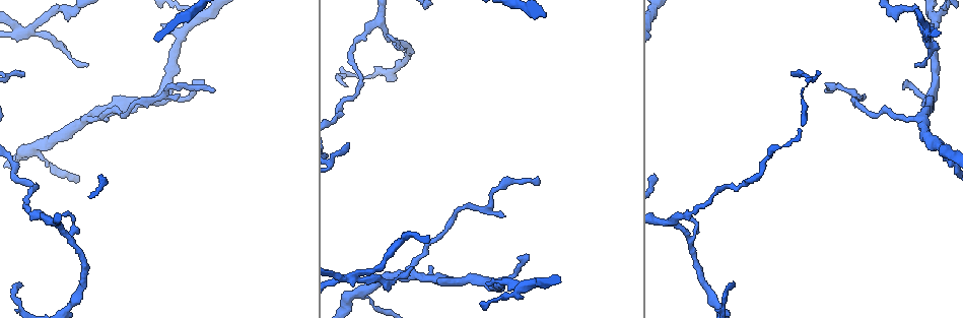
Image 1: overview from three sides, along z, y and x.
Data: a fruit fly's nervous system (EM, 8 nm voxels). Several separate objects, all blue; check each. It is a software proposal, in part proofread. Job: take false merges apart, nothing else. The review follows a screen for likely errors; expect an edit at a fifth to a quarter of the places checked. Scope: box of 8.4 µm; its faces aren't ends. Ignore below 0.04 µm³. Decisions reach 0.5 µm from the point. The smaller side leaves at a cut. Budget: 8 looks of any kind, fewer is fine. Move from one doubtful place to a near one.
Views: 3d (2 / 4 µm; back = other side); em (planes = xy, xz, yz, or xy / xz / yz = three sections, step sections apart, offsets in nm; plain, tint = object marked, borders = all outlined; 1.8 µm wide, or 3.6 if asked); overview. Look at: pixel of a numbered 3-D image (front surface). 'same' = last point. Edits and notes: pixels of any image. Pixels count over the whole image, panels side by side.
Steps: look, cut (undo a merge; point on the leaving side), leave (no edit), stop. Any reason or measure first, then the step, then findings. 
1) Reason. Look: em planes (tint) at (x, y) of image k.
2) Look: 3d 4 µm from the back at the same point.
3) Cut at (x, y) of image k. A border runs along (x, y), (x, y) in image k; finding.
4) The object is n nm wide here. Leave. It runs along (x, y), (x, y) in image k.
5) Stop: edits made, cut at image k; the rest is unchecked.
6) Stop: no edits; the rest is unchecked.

Arms part here. Look: 3d 4 µm at (411, 274) of image 1.

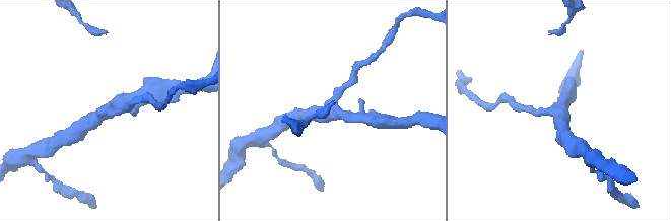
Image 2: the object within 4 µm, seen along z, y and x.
3 arms meet here; shape alone is not enough. Look: em planes (plain) at (556, 111) of image 2.

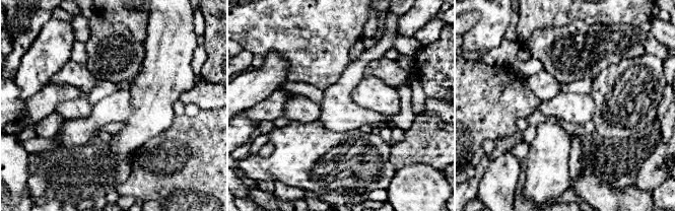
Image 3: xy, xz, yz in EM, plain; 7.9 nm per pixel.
Look: em planes (tint) at the same point.

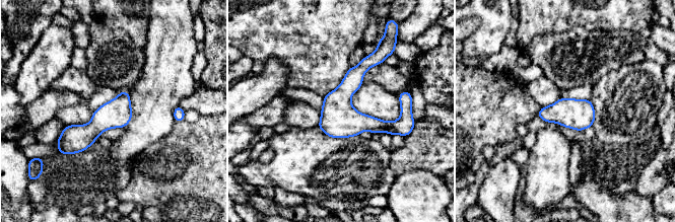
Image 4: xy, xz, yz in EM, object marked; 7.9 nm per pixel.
Leave. One neuron here.

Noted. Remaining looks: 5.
Arms part here. Look: em planes (tint) at (927, 30) of image 1.

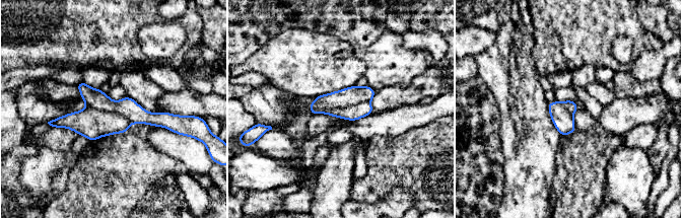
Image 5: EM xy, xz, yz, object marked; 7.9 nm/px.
Cut at (127, 106) of image 5. The part that leaves runs along (80, 85), (108, 104), (174, 121) in image 5; a second neuron is stuck on.

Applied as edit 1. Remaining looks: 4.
Stop: edits made, cut at image 5; the rest is unchecked.

